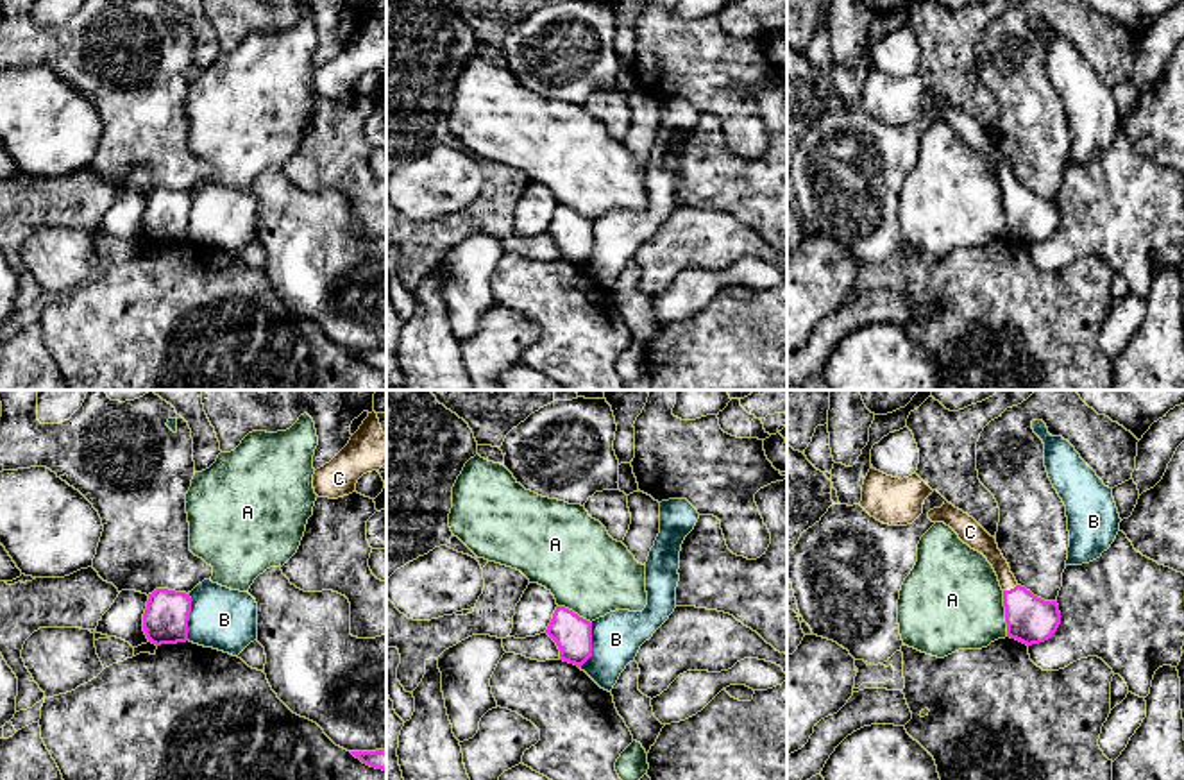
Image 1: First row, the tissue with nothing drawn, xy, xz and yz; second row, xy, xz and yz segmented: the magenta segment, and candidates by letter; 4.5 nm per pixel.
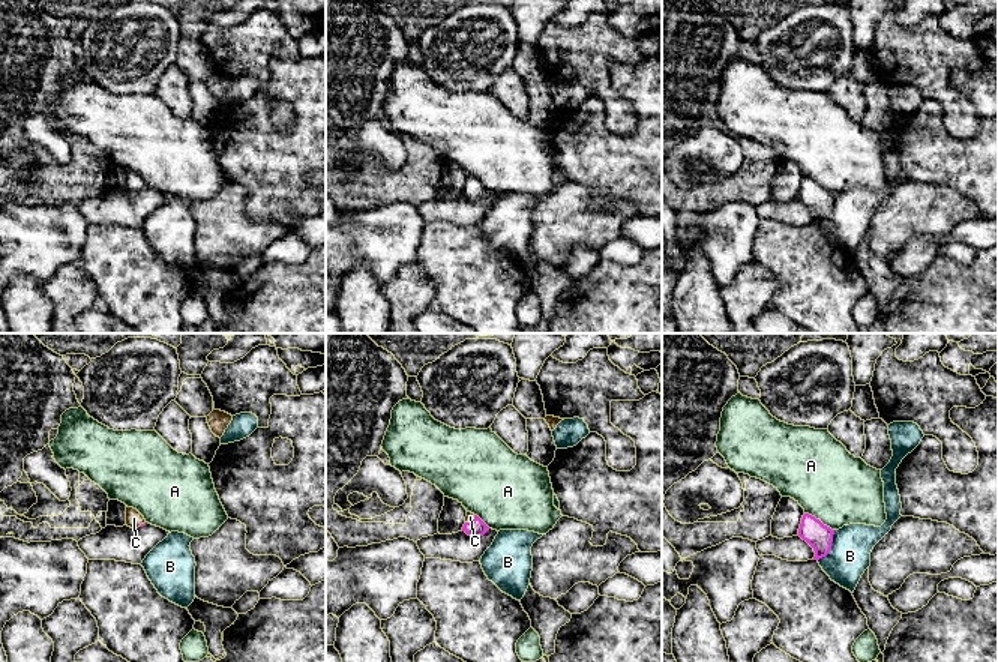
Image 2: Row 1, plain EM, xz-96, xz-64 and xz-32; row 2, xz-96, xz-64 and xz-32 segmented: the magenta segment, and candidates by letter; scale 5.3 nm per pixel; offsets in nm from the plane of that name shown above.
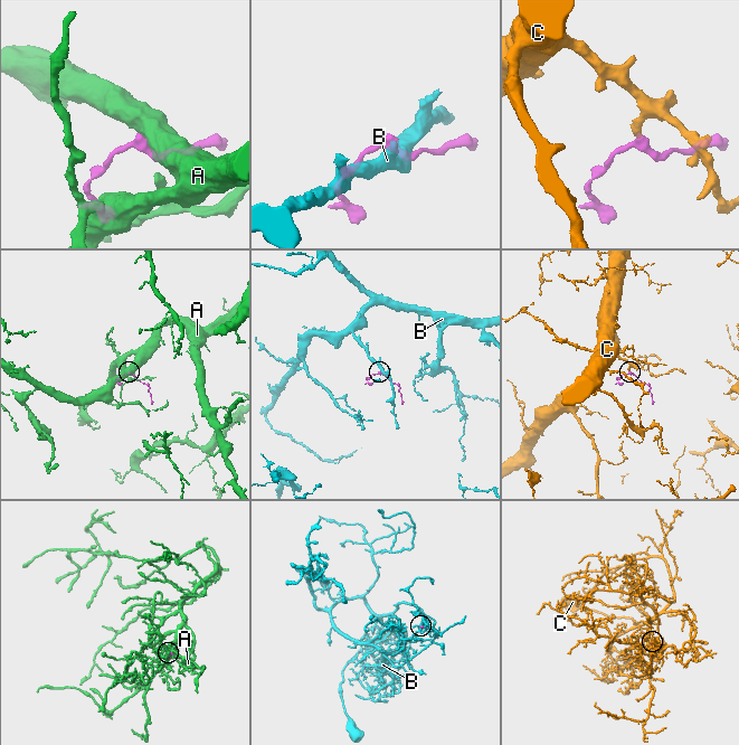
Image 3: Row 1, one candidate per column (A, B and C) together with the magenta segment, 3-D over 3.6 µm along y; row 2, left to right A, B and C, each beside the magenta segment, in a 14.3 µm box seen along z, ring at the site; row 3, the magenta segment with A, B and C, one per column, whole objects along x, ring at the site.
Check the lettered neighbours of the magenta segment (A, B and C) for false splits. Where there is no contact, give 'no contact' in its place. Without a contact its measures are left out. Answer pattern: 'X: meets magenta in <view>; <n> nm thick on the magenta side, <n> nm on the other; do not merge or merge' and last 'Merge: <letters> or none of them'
A: meets magenta in yz; 220 nm thick on the magenta side, 460 nm on the other; do not merge
B: meets magenta in xy; 200 nm thick on the magenta side, 280 nm on the other; do not merge
C: meets magenta in yz; 220 nm thick on the magenta side, 90 nm on the other; merge
Merge: C

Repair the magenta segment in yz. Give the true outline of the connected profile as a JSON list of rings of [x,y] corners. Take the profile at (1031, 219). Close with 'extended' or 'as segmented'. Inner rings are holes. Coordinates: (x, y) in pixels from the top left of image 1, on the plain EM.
[[[944,100],[941,107],[928,111],[932,122],[944,122],[971,148],[982,152],[993,165],[1003,190],[1007,236],[1027,245],[1048,240],[1061,224],[1057,200],[1044,200],[1021,186],[1002,150],[996,138],[991,136],[973,116]]] | extended

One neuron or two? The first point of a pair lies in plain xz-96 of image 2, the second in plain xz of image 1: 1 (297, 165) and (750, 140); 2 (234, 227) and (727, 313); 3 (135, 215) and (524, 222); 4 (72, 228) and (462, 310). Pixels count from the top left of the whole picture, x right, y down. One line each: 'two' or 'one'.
1: two
2: two
3: two
4: one

